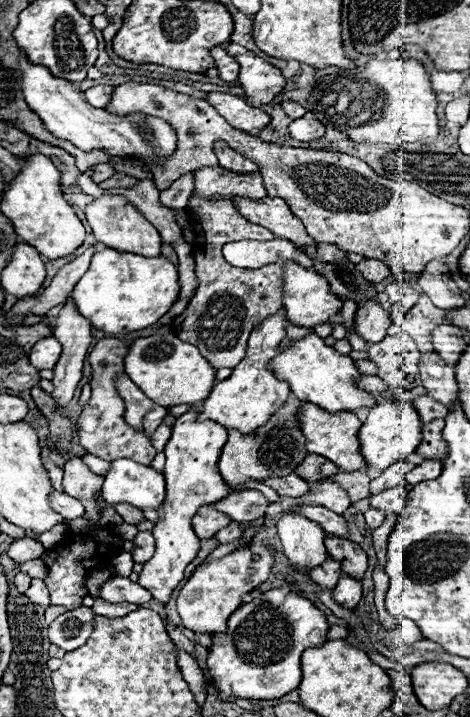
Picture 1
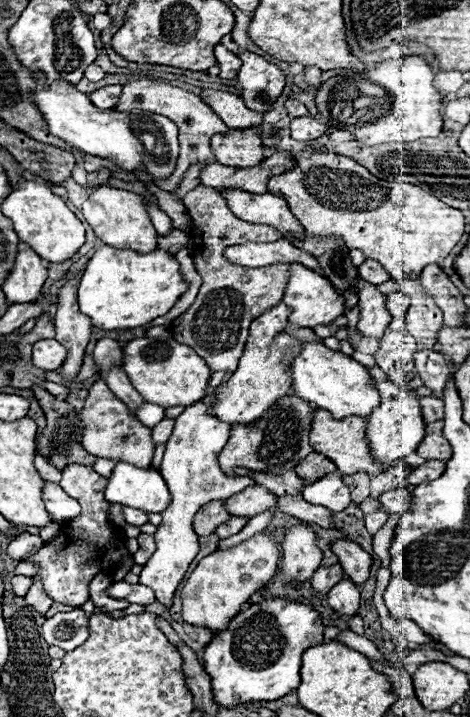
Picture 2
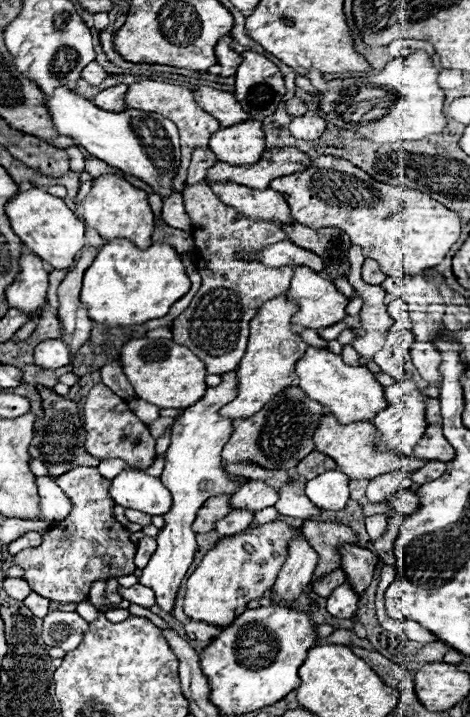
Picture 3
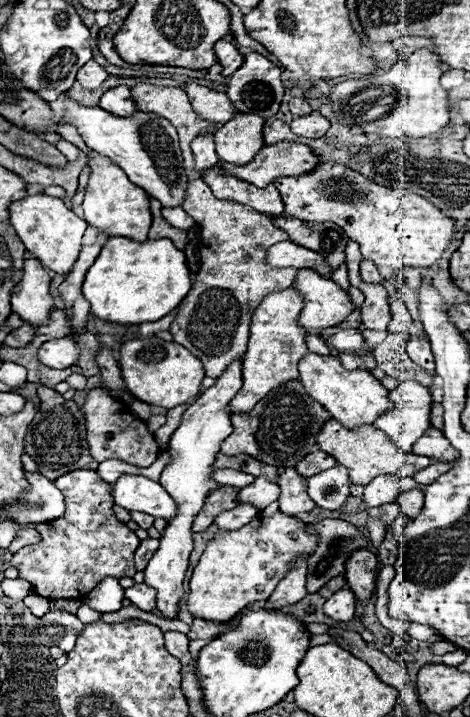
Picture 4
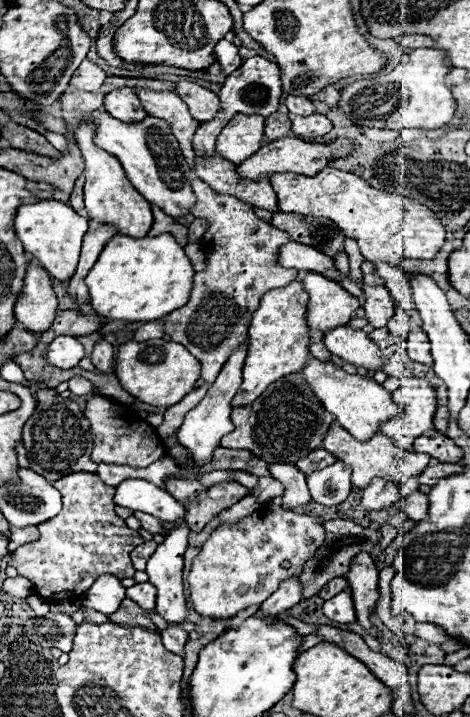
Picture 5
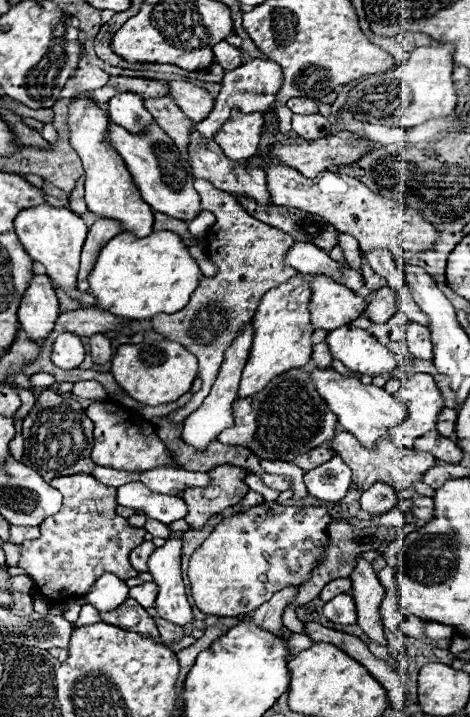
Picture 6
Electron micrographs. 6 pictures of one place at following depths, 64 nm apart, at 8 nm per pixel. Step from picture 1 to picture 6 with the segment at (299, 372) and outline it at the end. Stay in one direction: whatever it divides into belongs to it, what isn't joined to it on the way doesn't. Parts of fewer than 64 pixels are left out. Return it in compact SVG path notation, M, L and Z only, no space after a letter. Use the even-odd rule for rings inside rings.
M312 366L310 376L312 376L312 382L316 384L318 394L326 400L330 412L334 412L338 416L340 426L346 432L354 434L360 440L360 444L364 444L366 448L372 448L372 444L376 444L376 440L380 440L388 434L388 428L392 424L398 424L400 420L404 420L408 416L408 408L404 408L404 404L400 404L400 400L396 400L396 396L388 394L380 386L362 384L358 378L342 376L334 368L320 370L320 368Z

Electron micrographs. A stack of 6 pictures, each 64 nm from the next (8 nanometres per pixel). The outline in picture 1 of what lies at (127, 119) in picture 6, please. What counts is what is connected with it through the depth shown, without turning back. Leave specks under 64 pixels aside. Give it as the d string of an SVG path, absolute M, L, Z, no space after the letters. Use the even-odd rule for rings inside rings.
M98 84L98 86L92 86L92 88L88 88L84 94L86 94L86 100L88 100L90 104L104 108L104 104L108 104L108 100L110 100L110 96L112 96L112 90L114 90L112 86Z

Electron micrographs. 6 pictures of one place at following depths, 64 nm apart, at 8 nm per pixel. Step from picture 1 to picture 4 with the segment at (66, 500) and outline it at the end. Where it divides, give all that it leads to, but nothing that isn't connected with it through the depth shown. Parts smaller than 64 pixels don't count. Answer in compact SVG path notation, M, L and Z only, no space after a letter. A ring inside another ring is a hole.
M26 472L26 478L32 486L32 492L24 494L24 506L8 508L6 516L16 522L50 522L64 516L66 504L62 492L42 474Z

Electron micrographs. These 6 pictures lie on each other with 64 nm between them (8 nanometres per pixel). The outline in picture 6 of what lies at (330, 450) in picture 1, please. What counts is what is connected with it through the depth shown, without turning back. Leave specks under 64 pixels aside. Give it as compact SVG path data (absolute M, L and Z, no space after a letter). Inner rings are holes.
M338 430L334 434L334 438L328 442L328 446L352 468L352 482L360 490L370 488L376 480L384 480L386 484L396 488L396 492L400 492L404 488L408 488L412 482L418 482L420 476L424 476L424 472L436 464L436 460L432 460L432 456L428 456L428 452L400 448L398 444L392 444L392 440L388 440L388 438L378 440L374 448L364 448L350 432L344 432L344 430Z

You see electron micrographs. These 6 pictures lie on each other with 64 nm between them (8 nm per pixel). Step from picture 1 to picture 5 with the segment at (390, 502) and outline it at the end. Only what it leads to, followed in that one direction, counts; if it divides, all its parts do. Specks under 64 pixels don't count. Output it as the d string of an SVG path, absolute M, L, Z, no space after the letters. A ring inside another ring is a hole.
M414 492L406 498L402 498L402 502L404 502L404 512L412 520L422 520L428 514L428 498L422 492Z

